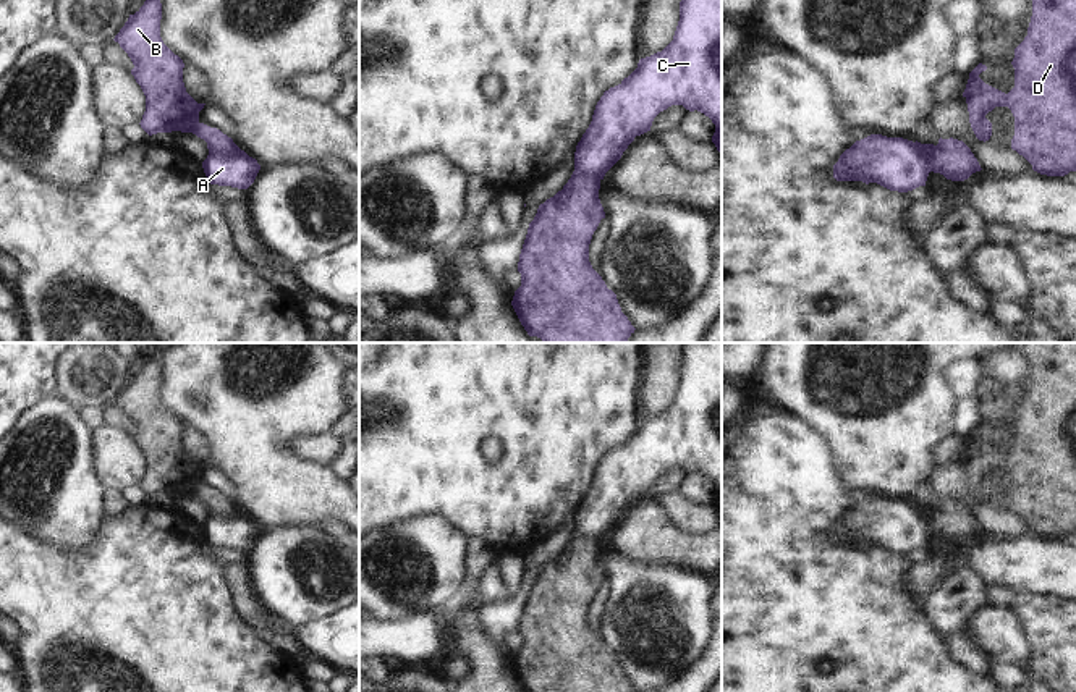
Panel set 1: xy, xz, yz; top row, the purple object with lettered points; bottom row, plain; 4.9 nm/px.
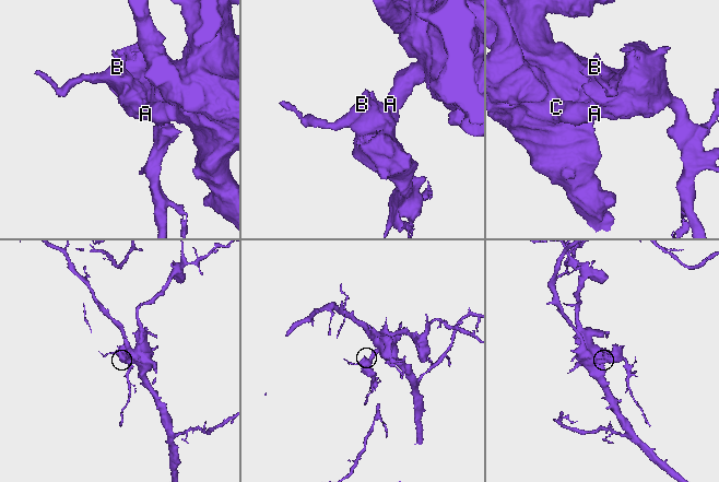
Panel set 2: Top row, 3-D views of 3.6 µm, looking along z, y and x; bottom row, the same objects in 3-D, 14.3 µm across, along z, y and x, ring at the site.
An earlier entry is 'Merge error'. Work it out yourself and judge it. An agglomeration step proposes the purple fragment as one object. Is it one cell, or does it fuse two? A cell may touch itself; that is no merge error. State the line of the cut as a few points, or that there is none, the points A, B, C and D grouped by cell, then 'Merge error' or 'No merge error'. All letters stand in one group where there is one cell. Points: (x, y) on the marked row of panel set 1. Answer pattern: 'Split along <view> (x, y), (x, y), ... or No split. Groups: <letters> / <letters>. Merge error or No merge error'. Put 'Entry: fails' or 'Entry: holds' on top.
Entry: holds
Split along yz (913, 143), (931, 170). Groups: A C / B D. Merge error

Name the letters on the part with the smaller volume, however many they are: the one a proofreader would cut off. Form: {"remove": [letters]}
{"remove": ["B", "D"]}

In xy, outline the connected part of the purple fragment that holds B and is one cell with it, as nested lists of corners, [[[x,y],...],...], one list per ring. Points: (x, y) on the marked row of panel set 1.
[[[146,0],[144,5],[129,15],[125,26],[115,36],[115,42],[128,53],[134,68],[131,74],[141,86],[146,95],[146,112],[141,120],[141,128],[149,134],[157,133],[193,133],[207,142],[209,154],[230,154],[236,144],[231,137],[217,128],[210,128],[199,121],[199,112],[205,103],[197,103],[188,92],[183,82],[183,60],[175,55],[160,37],[162,3],[160,0]]]

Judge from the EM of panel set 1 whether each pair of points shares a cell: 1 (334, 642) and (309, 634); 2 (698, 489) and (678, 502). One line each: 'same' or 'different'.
1: same
2: different

